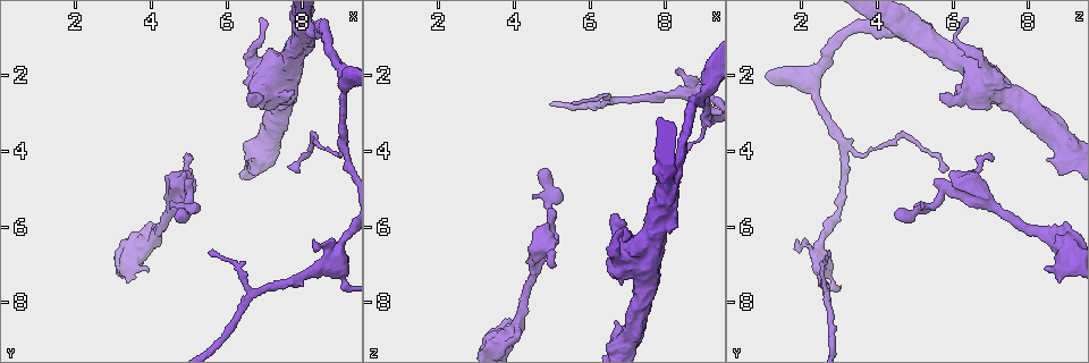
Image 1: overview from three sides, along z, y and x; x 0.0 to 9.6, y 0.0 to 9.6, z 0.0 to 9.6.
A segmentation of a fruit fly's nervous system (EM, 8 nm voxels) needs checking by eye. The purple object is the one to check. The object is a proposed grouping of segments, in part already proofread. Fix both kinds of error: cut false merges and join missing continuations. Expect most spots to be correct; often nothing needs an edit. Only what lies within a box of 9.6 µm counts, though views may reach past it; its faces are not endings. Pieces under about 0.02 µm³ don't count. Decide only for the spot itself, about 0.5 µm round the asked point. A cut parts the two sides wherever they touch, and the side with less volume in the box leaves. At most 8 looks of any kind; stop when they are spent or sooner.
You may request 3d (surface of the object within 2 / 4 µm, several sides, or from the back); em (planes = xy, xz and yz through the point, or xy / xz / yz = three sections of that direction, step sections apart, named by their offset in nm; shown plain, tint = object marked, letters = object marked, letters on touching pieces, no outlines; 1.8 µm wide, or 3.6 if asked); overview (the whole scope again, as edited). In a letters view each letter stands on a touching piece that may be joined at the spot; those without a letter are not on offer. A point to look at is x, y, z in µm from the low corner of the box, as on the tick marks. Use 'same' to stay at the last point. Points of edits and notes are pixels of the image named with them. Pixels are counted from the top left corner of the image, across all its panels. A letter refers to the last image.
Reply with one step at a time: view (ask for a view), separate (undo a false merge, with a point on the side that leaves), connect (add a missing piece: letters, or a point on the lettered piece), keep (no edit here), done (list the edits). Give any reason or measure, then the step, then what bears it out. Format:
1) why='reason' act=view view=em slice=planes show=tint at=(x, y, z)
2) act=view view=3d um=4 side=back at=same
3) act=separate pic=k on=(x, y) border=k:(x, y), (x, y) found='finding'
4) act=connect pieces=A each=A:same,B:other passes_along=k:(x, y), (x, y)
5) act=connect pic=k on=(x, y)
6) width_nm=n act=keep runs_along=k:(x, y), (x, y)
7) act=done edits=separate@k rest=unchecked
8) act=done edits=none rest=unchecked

act=view view=em slice=planes show=letters at=(3.40, 7.40, 8.75)

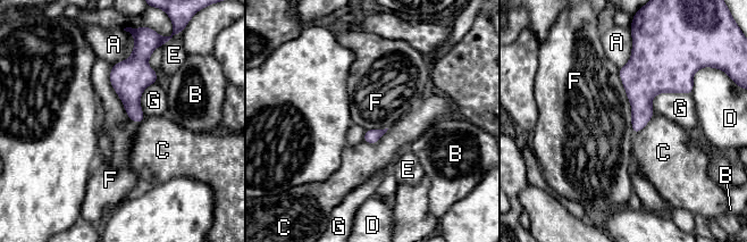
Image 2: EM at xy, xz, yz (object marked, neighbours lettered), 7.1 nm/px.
longest_contact=F:480nm act=keep each=A:other,B:other,C:other,D:other,E:other,F:other,G:other border=2:(619, 68), (634, 133) found='none of them fits'

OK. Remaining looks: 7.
why='sudden change in width' act=view view=3d um=4 at=(6.75, 2.60, 6.10)

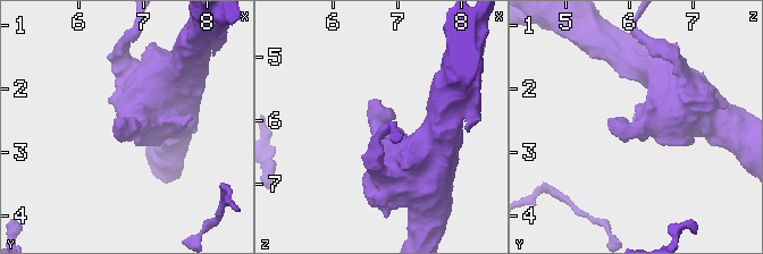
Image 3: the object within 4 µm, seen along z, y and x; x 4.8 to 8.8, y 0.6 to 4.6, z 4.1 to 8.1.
why='need the tissue' act=view view=em um=3.6 slice=planes show=letters at=(6.70, 2.60, 6.10)

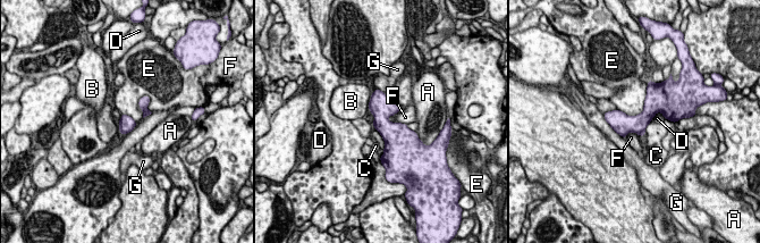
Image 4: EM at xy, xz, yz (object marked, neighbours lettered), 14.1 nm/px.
width_nm=220 act=keep each=A:other,B:other,C:other,D:other,E:other,F:other,G:other found='one cell here'

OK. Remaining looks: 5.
why='side arm on a straight run' act=view view=em slice=planes show=tint at=(8.05, 0.65, 4.65)

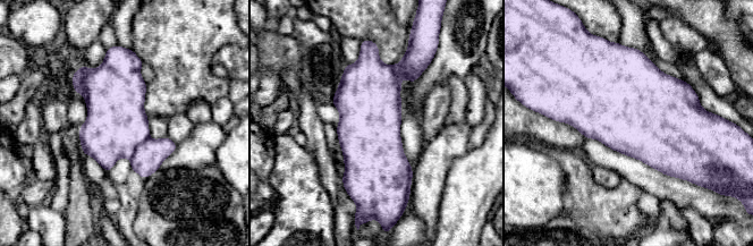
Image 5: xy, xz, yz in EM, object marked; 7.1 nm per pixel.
act=view view=em slice=planes show=letters at=same

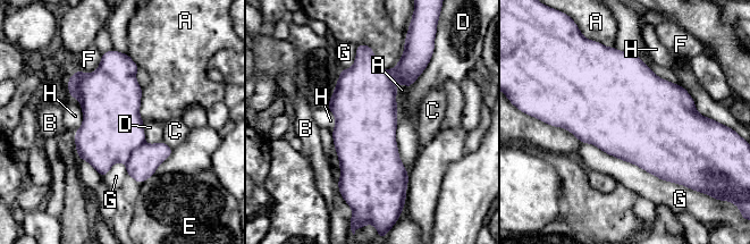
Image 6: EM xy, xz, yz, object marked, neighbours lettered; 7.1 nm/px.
width_nm=440 act=keep each=A:other,B:other,C:other,D:other,E:other,F:other,G:other,H:other border=6:(402, 82), (396, 85), (396, 112) found='all the same cell'

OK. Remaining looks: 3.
act=done edits=none rest=unchecked

